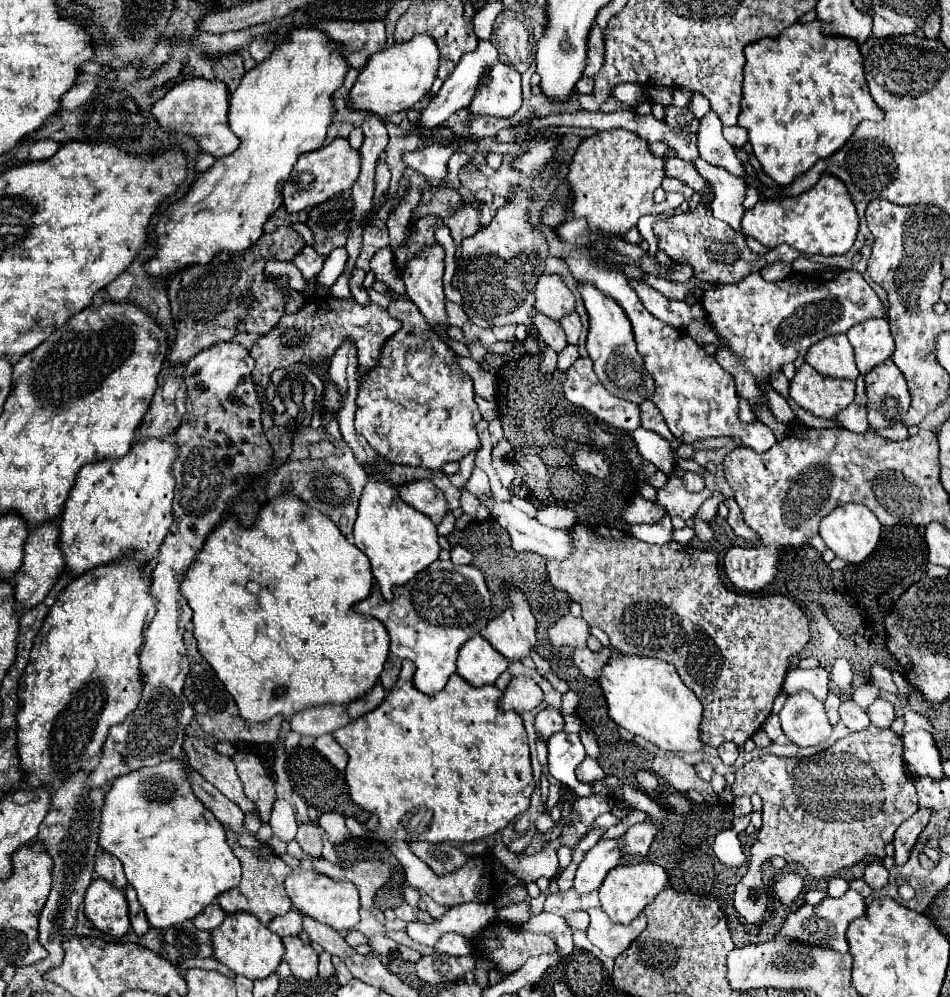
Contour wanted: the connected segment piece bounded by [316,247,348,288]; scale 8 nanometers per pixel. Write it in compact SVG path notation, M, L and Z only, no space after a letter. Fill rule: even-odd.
M339 247L338 250L332 250L330 256L326 256L326 262L324 262L324 268L322 272L318 274L318 282L324 284L326 288L330 288L334 284L334 280L342 274L344 270L344 264L346 264L346 258L348 253L345 247Z

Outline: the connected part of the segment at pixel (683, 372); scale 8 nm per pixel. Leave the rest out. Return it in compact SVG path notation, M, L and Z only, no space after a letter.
M576 250L570 256L562 256L572 270L578 282L588 282L608 298L614 298L622 310L626 312L628 320L632 322L632 330L636 336L638 352L644 358L646 370L656 380L656 394L652 402L662 412L670 432L684 444L692 444L694 440L704 438L718 438L718 436L732 436L738 438L744 446L766 452L776 444L776 438L768 426L762 422L752 424L740 422L738 418L738 394L734 388L734 378L722 370L714 356L708 356L690 336L686 330L678 330L666 326L658 318L654 318L638 298L636 290L628 282L628 278L618 268L606 268L602 260L594 260L594 256L586 250Z

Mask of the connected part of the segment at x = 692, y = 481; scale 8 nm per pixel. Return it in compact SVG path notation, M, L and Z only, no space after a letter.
M686 472L686 476L683 476L683 482L688 489L696 489L696 492L702 492L704 490L704 480L698 476L698 474L692 474L692 472Z

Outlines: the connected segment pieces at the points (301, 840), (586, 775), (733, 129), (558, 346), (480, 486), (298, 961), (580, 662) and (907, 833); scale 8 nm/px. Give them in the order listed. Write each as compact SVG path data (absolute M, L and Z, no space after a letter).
M300 824L295 840L306 854L320 856L322 854L322 836L324 836L324 830L318 824Z
M586 756L586 762L582 766L578 766L576 776L578 776L578 780L598 780L598 778L604 778L604 772L596 760Z
M726 126L724 128L724 138L734 146L734 148L742 148L748 142L748 130L742 126Z
M536 312L536 314L534 314L534 326L536 326L536 330L540 332L544 344L550 346L552 350L560 352L560 350L568 344L568 342L566 342L566 336L564 336L564 332L562 332L560 322L548 318L546 314Z
M474 468L470 480L466 482L466 488L468 488L468 492L472 492L474 496L480 498L480 496L484 494L484 490L490 488L490 484L488 484L488 476L486 476L480 468Z
M286 936L282 942L286 948L284 960L290 964L292 974L302 980L312 980L318 974L318 952L298 936Z
M588 648L575 649L571 656L574 664L580 668L580 672L586 678L598 680L602 674L602 668L606 666L606 662L610 660L610 648L602 648L602 652L595 653Z
M918 810L910 820L902 822L902 826L898 828L898 832L894 834L894 846L896 846L896 866L902 866L904 862L908 862L910 852L914 850L914 844L920 836L920 832L928 826L930 820L930 810Z

